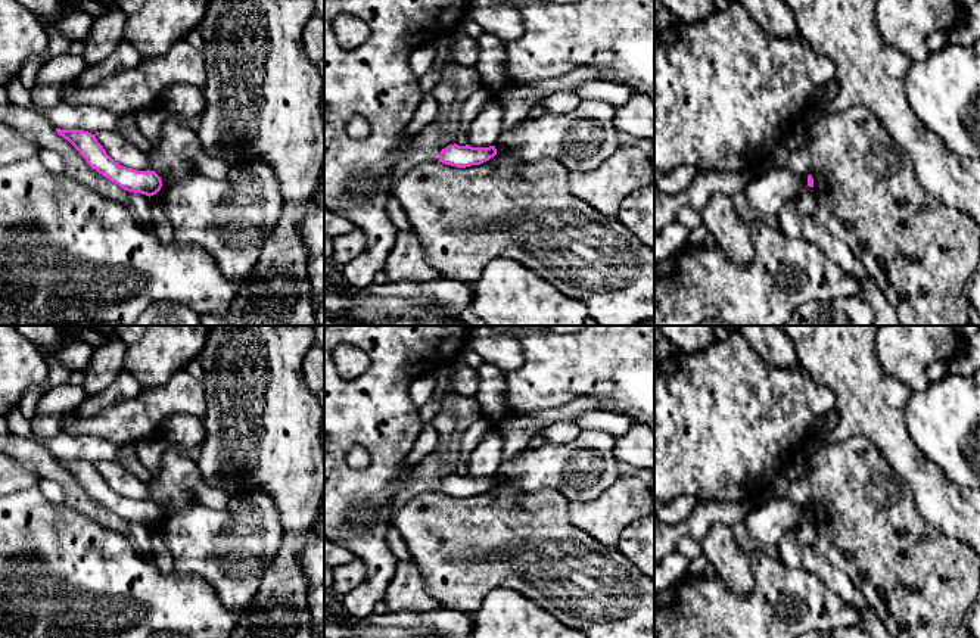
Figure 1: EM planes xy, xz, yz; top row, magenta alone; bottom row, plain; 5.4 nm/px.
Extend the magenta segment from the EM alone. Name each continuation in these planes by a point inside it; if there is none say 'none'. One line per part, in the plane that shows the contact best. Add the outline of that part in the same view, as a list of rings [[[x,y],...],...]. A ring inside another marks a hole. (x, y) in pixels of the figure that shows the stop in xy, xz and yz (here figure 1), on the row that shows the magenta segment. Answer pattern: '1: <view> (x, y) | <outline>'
none

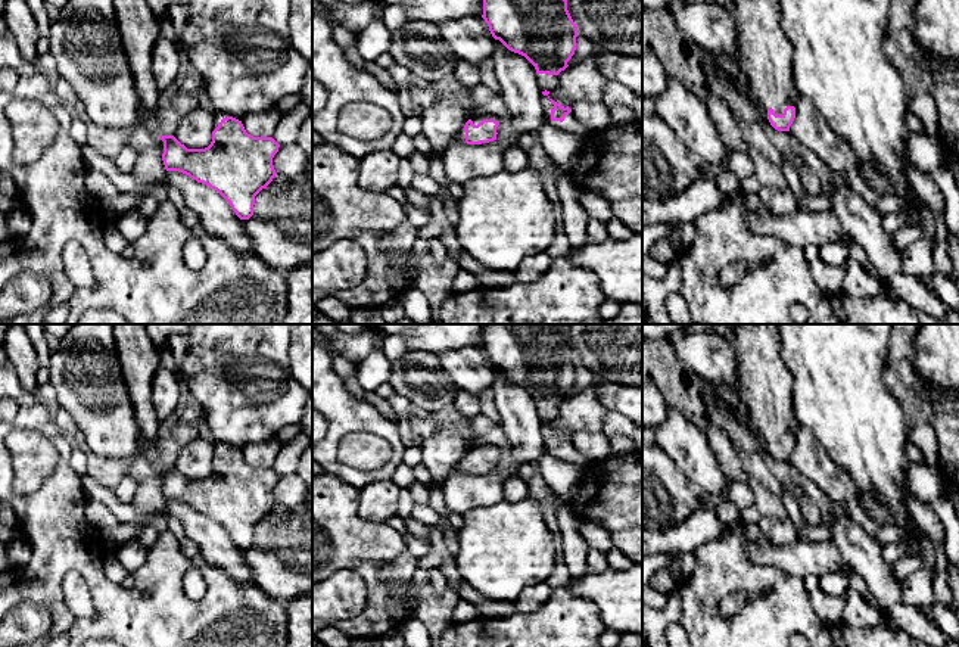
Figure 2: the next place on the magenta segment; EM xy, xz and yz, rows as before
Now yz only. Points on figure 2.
1: yz (766, 56) | [[[732,0],[729,10],[741,46],[740,66],[748,84],[748,96],[762,111],[767,122],[767,109],[782,115],[787,106],[795,106],[798,91],[791,75],[793,47],[779,24],[779,7],[776,0]]]

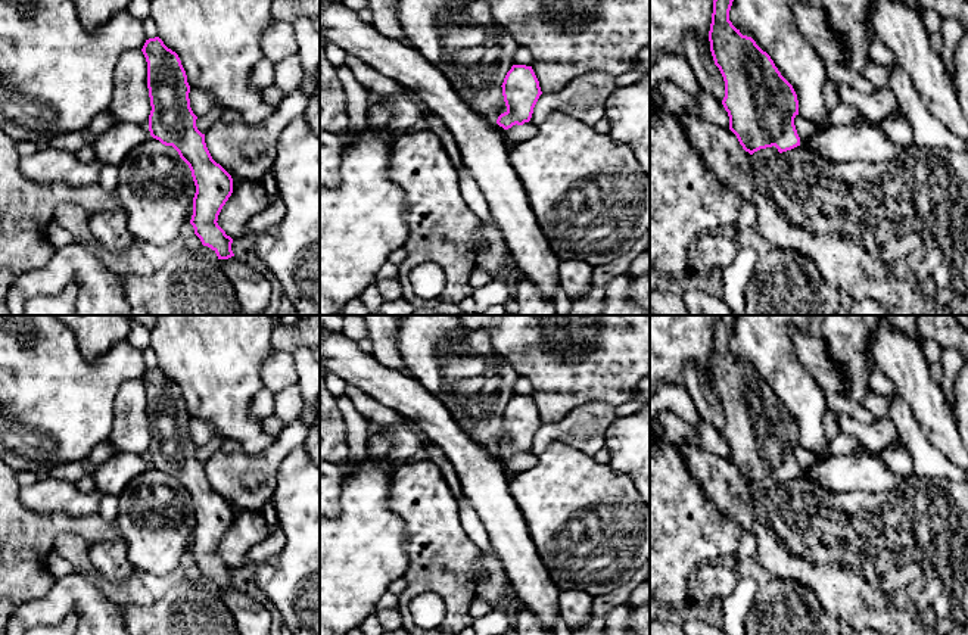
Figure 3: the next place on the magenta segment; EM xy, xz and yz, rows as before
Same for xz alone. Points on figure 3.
none

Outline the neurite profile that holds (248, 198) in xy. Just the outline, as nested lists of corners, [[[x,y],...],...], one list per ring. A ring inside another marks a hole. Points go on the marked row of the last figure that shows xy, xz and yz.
[[[234,175],[233,193],[218,215],[218,225],[233,240],[245,236],[253,215],[268,206],[264,183],[242,180]]]

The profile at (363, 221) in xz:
[[[367,127],[357,137],[345,131],[340,138],[340,184],[336,189],[320,187],[320,315],[340,315],[351,299],[376,283],[379,270],[395,249],[404,248],[410,231],[404,189],[389,177],[396,137],[387,130]]]

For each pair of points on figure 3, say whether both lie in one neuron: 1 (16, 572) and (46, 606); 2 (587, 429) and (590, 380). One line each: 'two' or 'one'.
1: two
2: two

